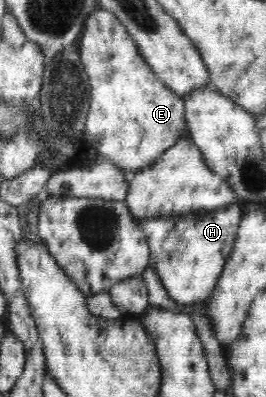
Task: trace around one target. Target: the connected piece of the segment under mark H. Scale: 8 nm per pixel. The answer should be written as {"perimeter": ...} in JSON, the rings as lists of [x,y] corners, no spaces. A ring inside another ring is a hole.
{"perimeter":[[[234,204],[182,216],[136,219],[149,243],[149,267],[158,274],[171,299],[186,305],[206,300],[212,295],[226,260],[232,253],[241,219],[242,207]],[[166,239],[170,245],[168,249],[164,249]]]}

